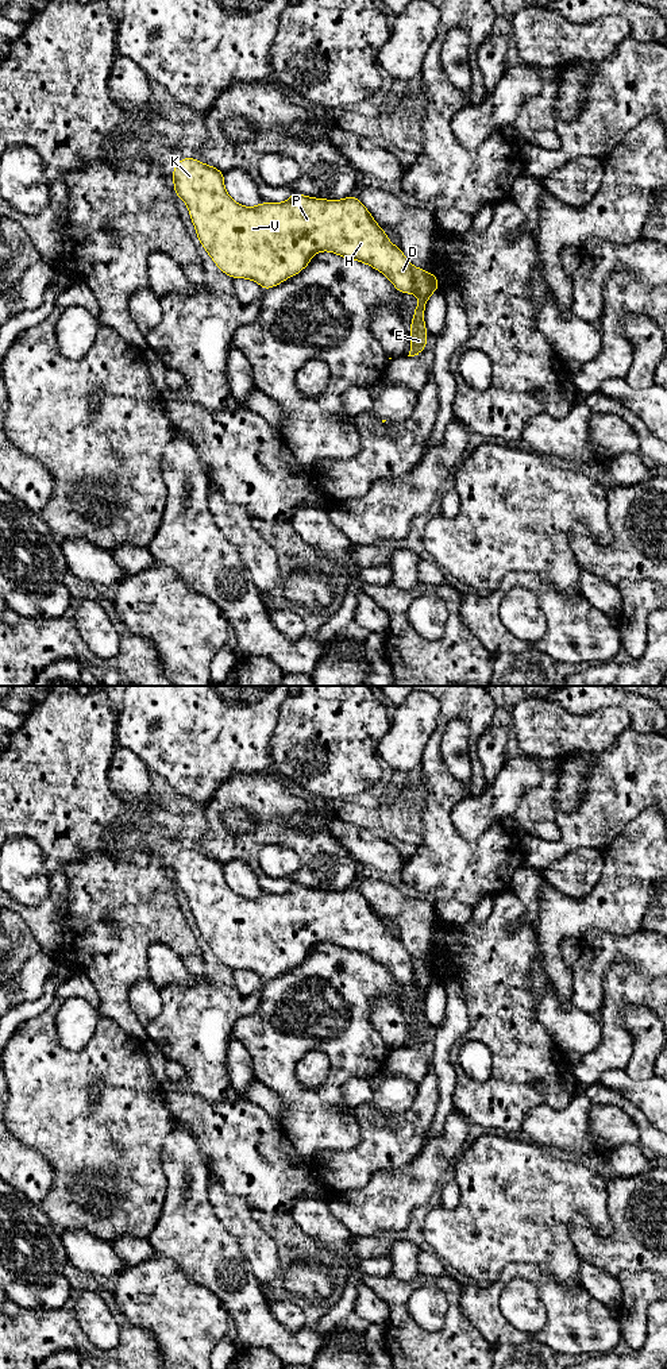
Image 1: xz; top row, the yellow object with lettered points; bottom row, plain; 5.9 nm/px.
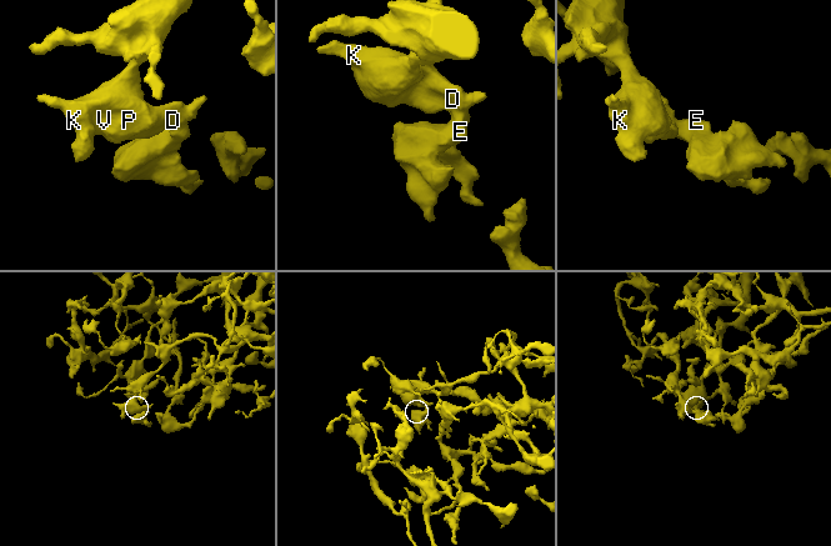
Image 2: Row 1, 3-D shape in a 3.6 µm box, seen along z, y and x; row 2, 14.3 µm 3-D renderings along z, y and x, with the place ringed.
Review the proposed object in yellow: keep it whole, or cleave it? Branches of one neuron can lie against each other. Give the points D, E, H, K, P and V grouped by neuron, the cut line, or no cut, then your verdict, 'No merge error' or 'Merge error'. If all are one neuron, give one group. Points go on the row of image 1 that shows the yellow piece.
Groups: D H K P V / E. Split along xz (416, 267), (415, 288), (411, 292). Merge error

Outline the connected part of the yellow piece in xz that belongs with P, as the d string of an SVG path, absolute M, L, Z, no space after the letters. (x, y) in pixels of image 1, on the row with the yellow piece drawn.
M192 157L182 158L173 169L174 192L189 211L196 235L220 271L234 278L258 282L263 290L274 288L304 270L312 257L329 251L342 258L354 259L378 270L404 294L416 289L415 266L406 259L402 248L394 246L369 209L352 194L343 200L316 198L293 193L284 203L261 203L257 207L243 207L234 201L224 186L224 173Z

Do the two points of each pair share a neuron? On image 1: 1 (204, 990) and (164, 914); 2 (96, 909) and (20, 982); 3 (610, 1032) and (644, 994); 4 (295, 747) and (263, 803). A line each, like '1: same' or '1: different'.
1: different
2: different
3: same
4: different

